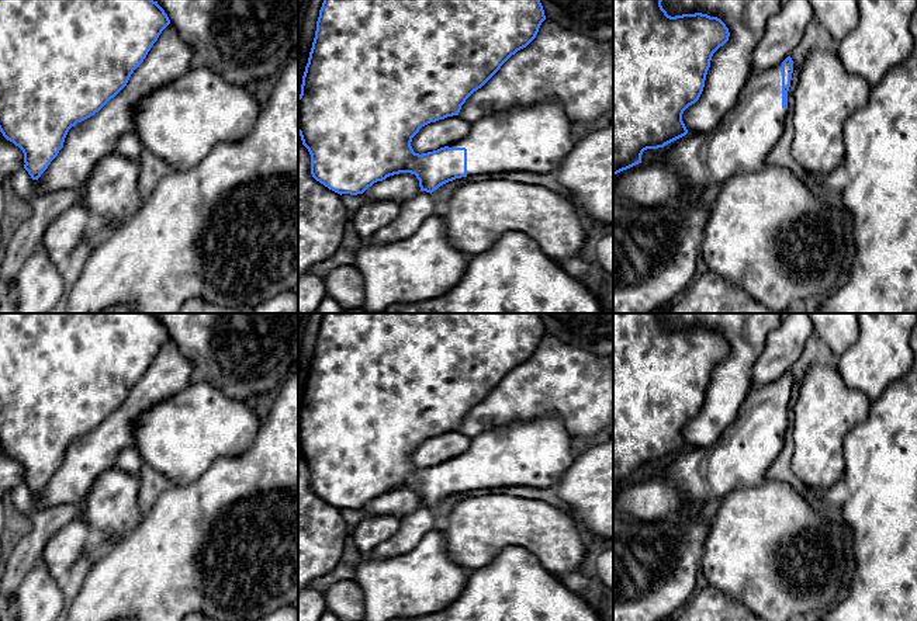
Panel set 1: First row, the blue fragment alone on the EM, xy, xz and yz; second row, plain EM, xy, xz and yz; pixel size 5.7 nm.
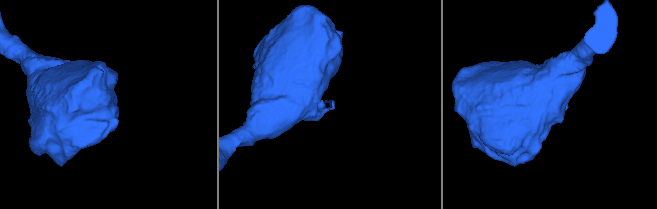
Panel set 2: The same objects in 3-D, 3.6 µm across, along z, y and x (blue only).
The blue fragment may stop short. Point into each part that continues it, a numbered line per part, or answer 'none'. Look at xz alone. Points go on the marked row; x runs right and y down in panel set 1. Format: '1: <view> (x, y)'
1: xz (535, 138)

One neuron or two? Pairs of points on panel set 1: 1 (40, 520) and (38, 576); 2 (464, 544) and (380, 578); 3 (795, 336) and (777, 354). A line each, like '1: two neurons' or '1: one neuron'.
1: two neurons
2: two neurons
3: one neuron

